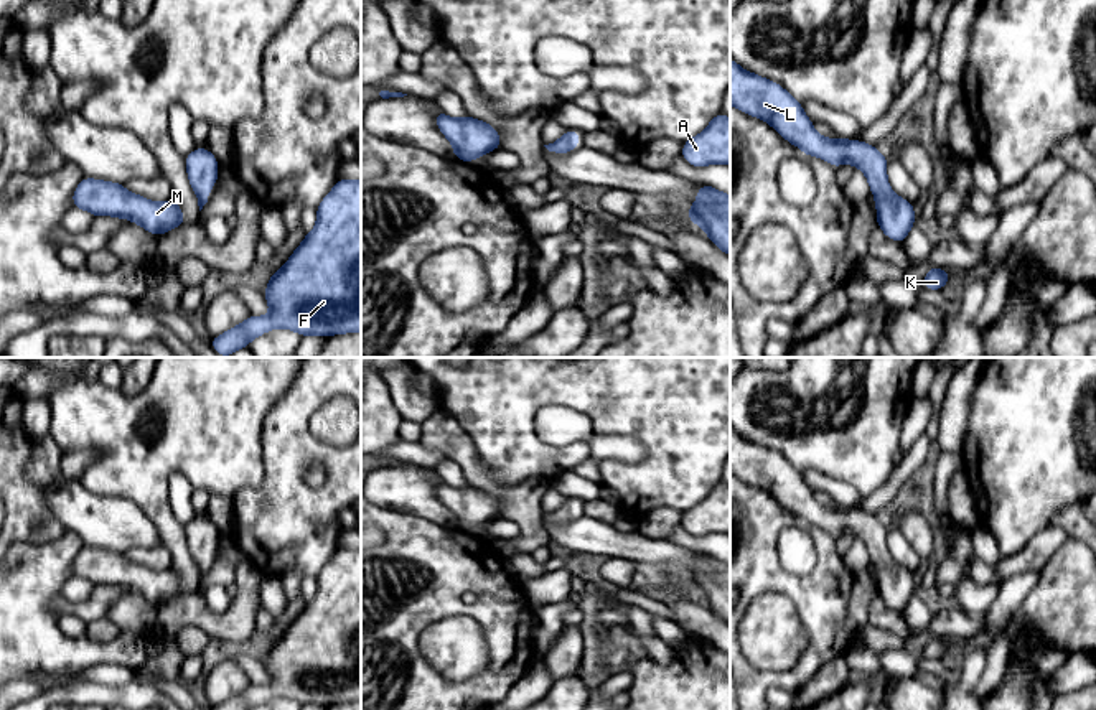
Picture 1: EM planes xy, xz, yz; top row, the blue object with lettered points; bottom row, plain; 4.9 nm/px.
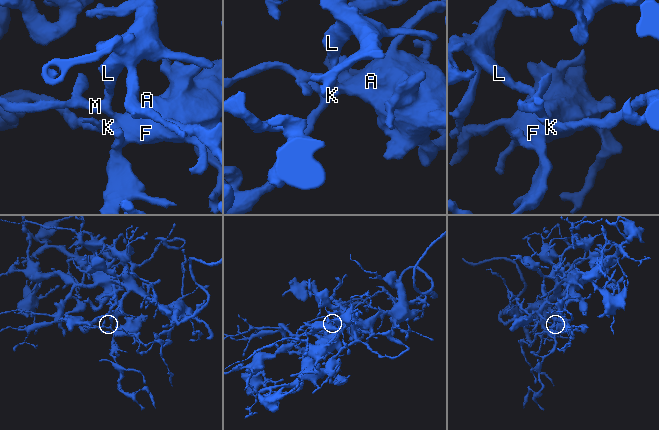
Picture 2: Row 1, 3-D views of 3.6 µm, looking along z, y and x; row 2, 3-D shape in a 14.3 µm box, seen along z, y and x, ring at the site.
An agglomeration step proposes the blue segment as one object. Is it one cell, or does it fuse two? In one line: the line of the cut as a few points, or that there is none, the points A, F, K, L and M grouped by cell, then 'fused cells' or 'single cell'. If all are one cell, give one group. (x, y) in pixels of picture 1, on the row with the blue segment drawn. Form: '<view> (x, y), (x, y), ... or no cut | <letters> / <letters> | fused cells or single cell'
no cut | A F K L M | single cell

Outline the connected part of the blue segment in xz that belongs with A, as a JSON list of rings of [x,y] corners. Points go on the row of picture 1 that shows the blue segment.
[[[717,114],[702,133],[682,143],[682,158],[696,168],[714,163],[730,166],[730,119]]]

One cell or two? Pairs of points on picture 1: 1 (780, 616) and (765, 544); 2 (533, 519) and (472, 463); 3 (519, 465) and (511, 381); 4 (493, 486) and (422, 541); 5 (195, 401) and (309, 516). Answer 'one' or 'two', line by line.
1: two
2: one
3: one
4: two
5: two

